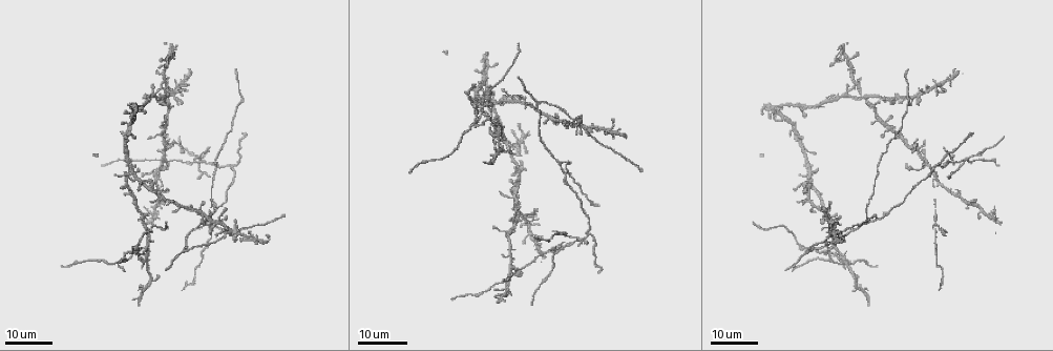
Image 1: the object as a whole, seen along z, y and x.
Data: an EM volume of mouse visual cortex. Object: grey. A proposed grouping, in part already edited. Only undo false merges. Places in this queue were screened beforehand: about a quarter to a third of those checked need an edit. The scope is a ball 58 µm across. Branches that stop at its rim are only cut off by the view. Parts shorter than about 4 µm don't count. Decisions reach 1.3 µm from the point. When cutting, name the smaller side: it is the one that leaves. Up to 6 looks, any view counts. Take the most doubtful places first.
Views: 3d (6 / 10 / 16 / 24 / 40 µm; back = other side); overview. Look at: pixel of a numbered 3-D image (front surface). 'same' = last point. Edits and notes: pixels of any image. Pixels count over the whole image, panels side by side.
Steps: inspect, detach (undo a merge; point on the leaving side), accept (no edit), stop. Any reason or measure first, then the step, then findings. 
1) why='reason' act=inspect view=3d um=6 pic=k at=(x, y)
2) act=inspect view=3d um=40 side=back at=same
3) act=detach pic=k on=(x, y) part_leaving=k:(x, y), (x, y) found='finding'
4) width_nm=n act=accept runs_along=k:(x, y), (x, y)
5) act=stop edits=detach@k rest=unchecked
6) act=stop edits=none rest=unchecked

act=inspect view=3d um=16 pic=1 at=(162, 165)

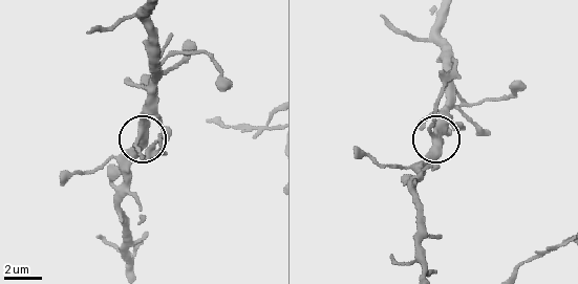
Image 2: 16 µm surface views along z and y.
act=inspect view=3d um=6 pic=2 at=(141, 133)

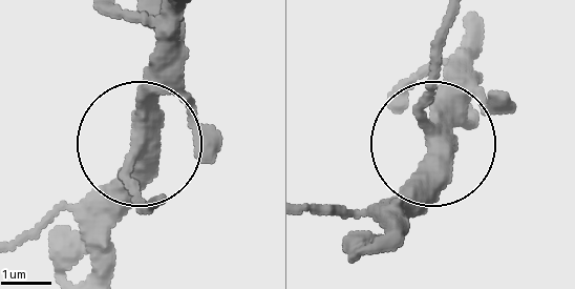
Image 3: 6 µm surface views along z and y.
side_arm_um=6 act=accept runs_along=3:(166, 15), (166, 78), (132, 166), (141, 211) found='one cell here'

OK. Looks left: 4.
why='three-way junction' act=inspect view=3d um=24 pic=1 at=(226, 233)

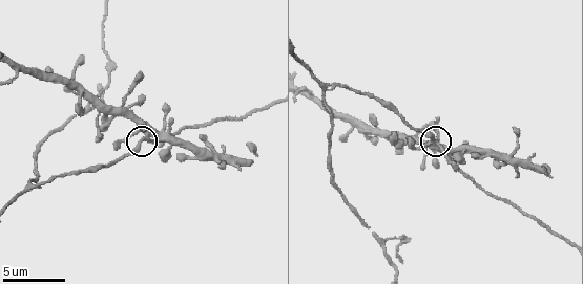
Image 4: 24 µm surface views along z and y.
act=inspect view=3d um=10 pic=4 at=(438, 144)

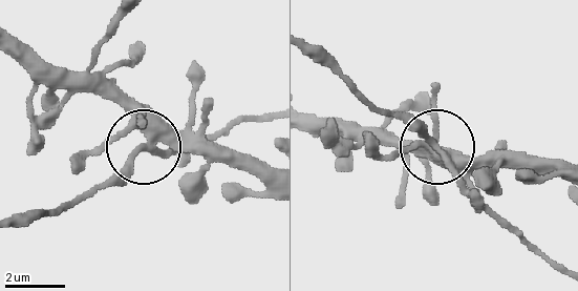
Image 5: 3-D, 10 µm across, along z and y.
side_arm_um=17 act=accept runs_along=5:(308, 116), (433, 148), (494, 211) found='all the same cell'

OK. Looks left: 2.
why='three-way junction' act=inspect view=3d um=24 pic=1 at=(235, 164)

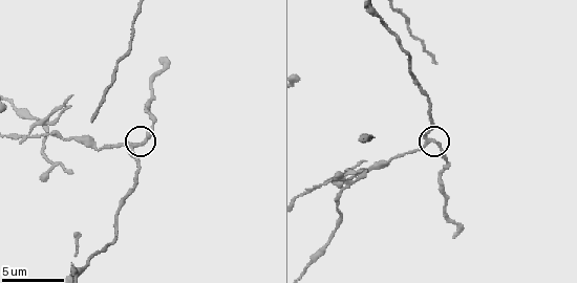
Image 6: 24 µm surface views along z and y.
act=inspect view=3d um=6 pic=6 at=(135, 146)

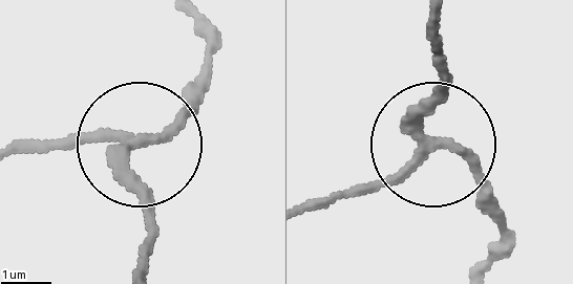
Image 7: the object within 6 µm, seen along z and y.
arms=3 act=accept runs_along=7:(436, 47), (427, 135), (461, 159), (507, 231) found='all the same cell'

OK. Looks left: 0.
act=stop edits=none rest=unchecked

